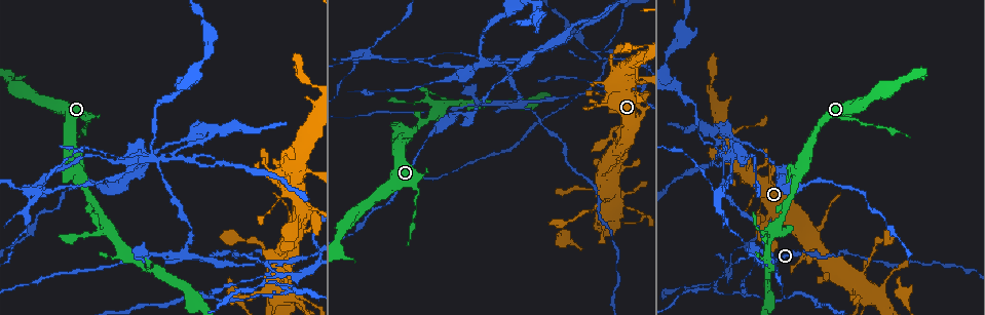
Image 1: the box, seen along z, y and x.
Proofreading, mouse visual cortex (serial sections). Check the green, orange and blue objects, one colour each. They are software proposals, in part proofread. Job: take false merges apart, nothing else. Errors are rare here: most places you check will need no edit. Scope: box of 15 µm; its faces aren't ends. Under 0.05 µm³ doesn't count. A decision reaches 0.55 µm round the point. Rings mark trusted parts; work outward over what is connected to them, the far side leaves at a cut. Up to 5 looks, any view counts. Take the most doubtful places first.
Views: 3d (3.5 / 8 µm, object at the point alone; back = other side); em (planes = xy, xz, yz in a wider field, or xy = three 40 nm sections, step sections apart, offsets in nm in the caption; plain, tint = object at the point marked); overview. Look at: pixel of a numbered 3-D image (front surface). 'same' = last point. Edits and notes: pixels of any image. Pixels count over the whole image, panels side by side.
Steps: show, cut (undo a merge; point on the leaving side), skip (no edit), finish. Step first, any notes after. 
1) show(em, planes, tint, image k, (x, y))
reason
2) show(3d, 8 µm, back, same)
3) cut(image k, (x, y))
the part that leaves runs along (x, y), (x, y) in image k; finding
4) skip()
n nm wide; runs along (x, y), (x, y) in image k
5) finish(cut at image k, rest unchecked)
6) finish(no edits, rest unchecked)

show(3d, 3.5 µm, back, image 1, (193, 257))
four arms meet

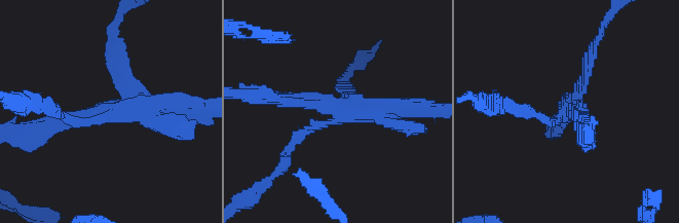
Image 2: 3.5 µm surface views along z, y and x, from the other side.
show(em, xy, step 3, tint, image 2, (343, 114))
need the tissue

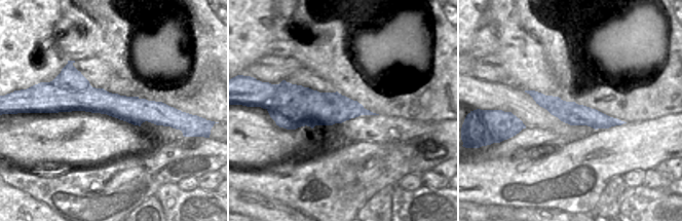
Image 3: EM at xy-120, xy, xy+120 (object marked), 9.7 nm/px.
cut(image 2, (187, 131))
two cells meet here

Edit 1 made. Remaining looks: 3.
show(overview)

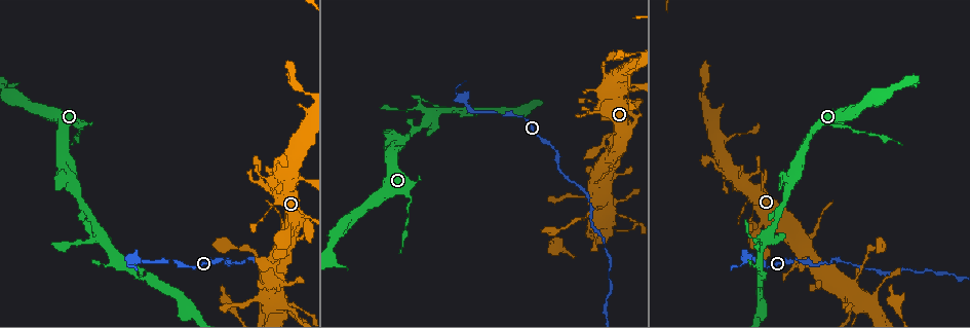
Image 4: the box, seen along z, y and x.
show(3d, 3.5 µm, image 4, (729, 175))
abrupt turn

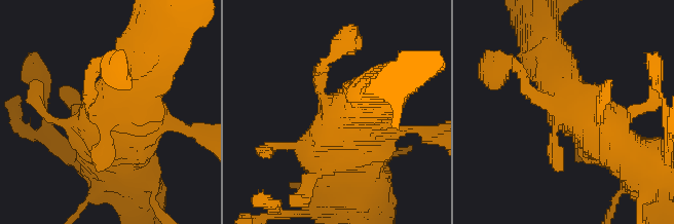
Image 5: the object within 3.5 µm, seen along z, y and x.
show(em, xy, step 5, tint, image 5, (352, 125))
now the EM

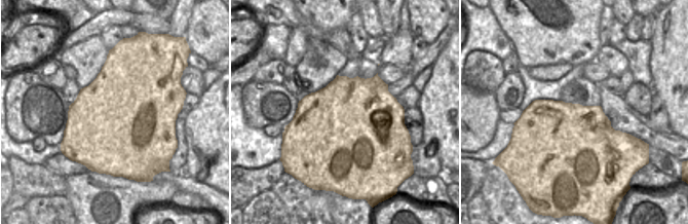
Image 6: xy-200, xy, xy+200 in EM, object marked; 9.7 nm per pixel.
skip()
runs along (649, 173), (584, 116), (558, 75) in image 5; one cell here

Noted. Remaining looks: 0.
finish(cut at image 2, rest unchecked)

